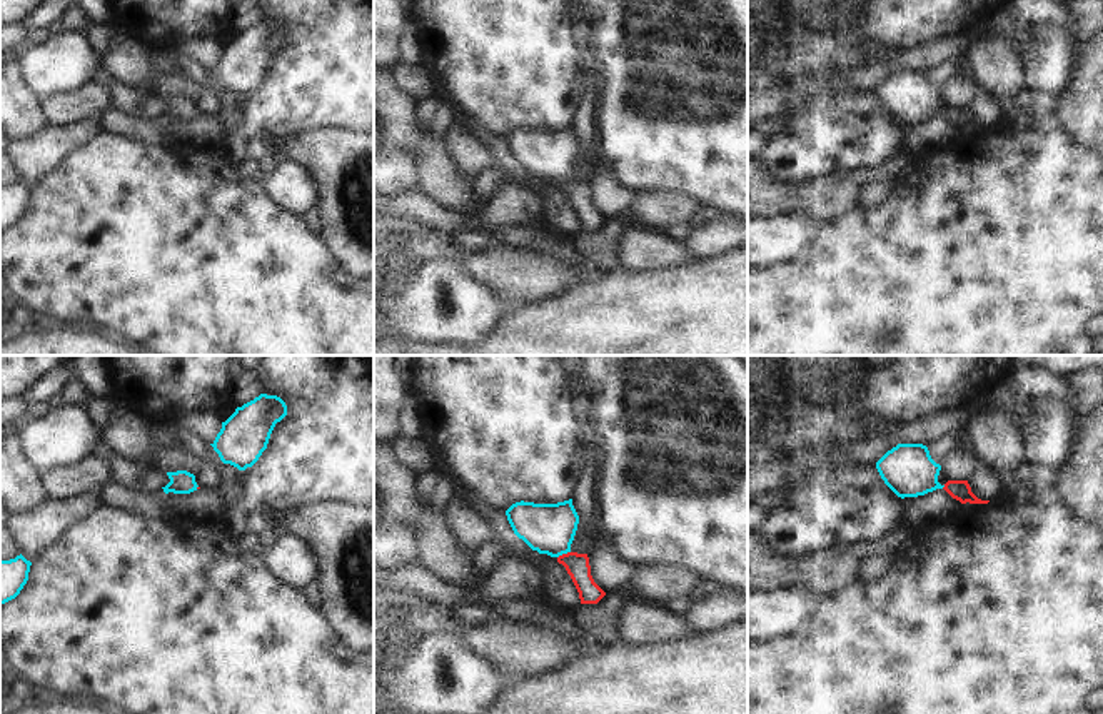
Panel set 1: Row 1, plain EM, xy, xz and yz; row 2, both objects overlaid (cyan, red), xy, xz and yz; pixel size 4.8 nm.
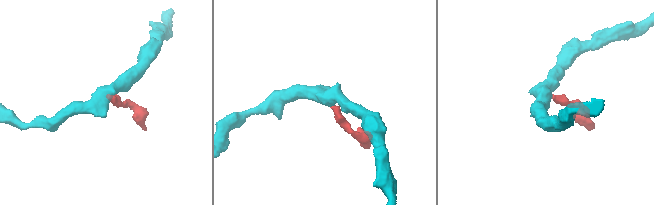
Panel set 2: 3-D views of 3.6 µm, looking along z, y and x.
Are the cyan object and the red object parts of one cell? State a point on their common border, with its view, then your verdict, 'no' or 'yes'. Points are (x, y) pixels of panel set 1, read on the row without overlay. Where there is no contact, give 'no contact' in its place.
contact xz (563, 179); yes

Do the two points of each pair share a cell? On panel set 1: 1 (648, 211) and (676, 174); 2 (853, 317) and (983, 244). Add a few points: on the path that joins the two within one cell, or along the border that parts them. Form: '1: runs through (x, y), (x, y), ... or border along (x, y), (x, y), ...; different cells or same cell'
1: border along (626, 187), (678, 191), (701, 204); different cells
2: runs through (885, 317), (910, 317), (951, 276); same cell

